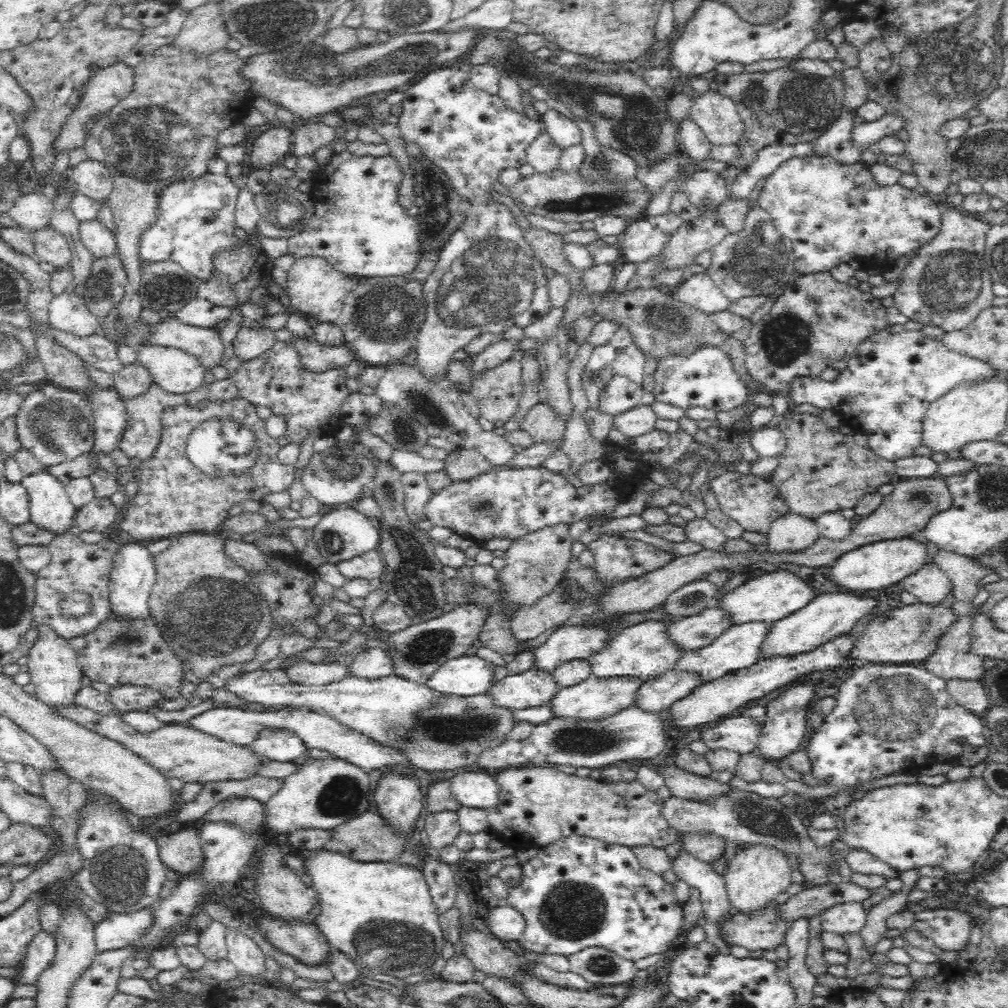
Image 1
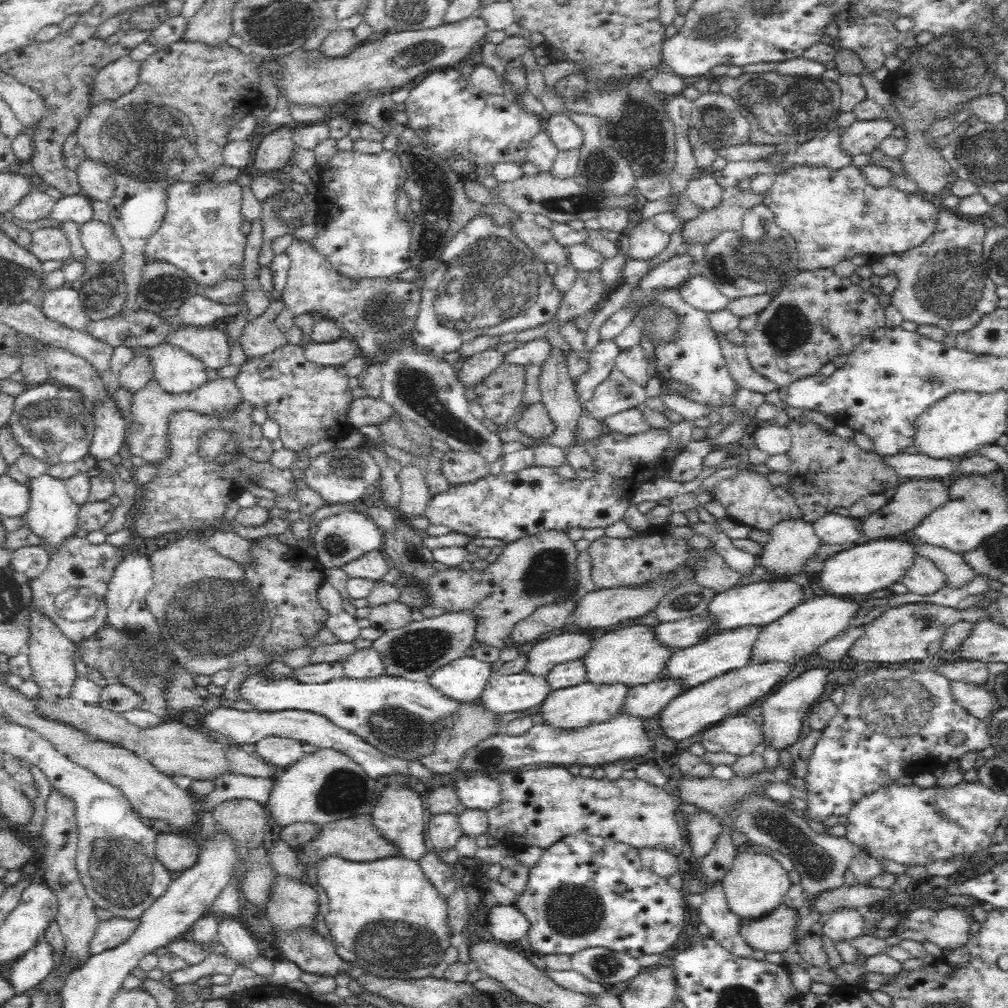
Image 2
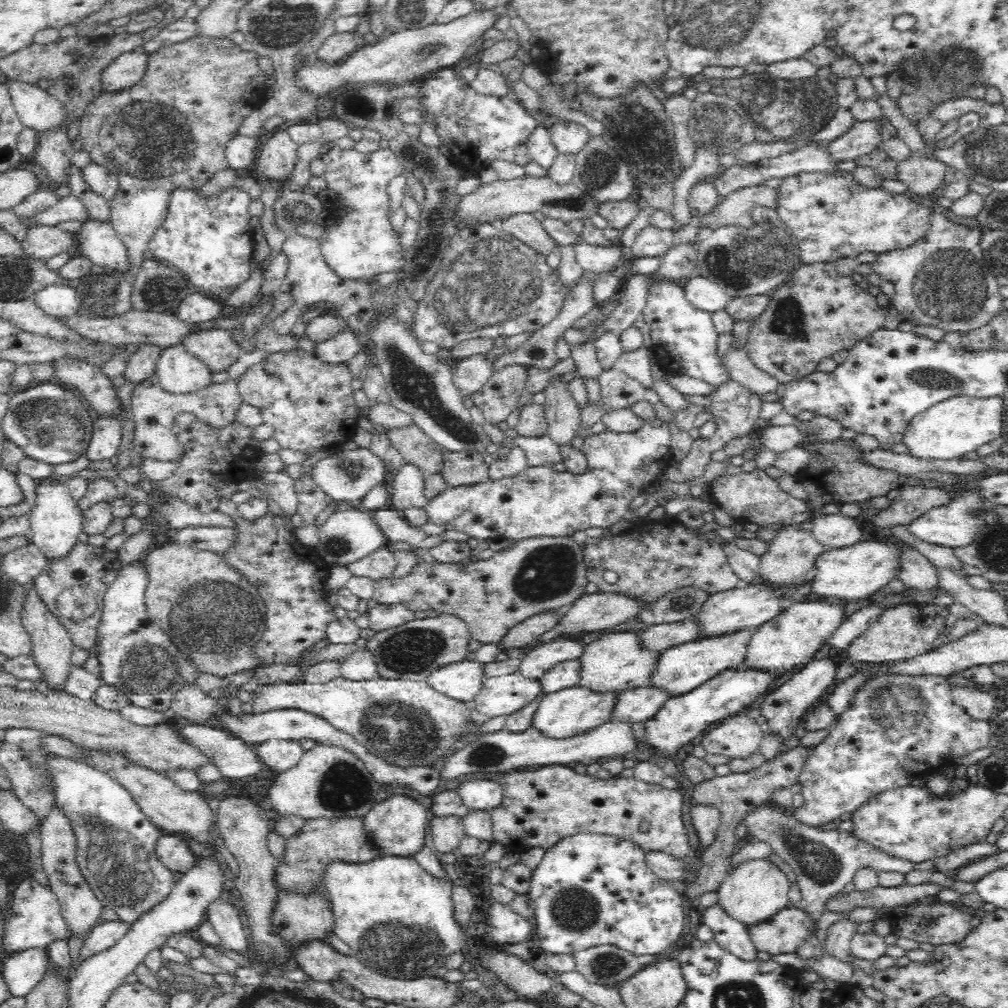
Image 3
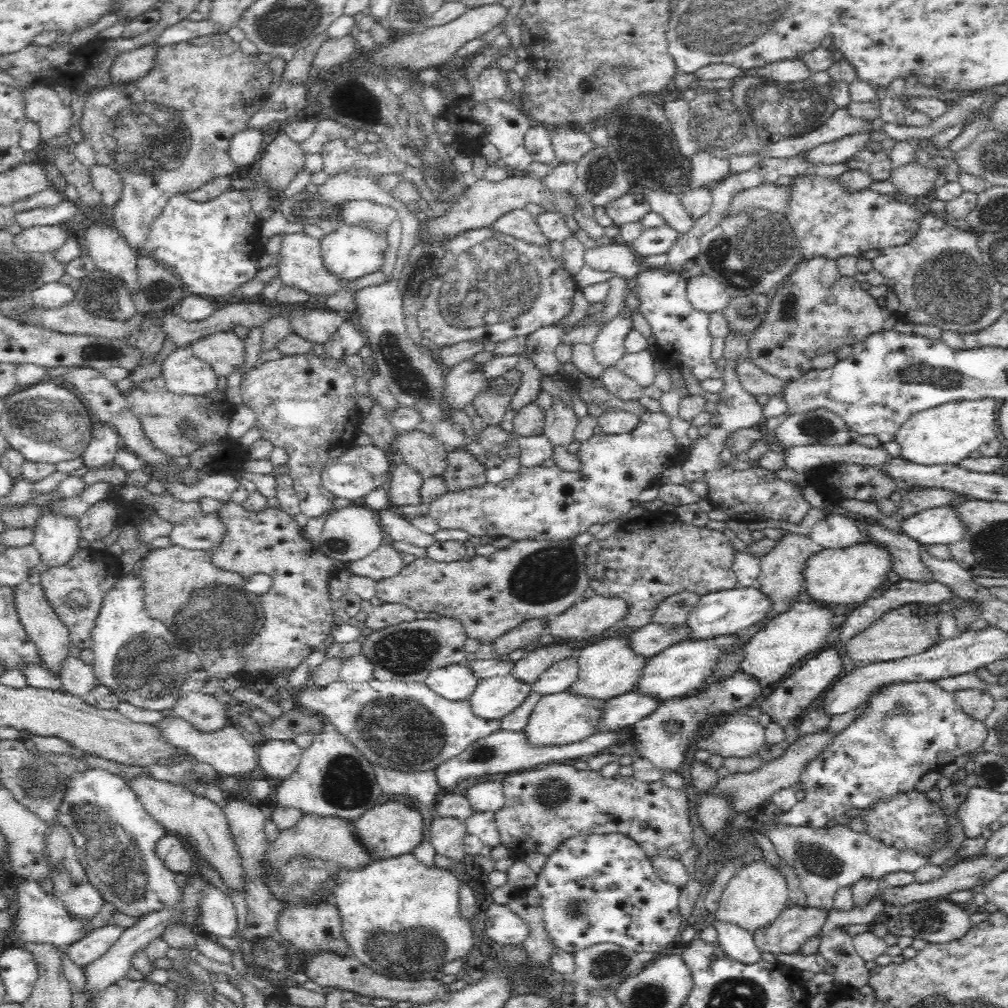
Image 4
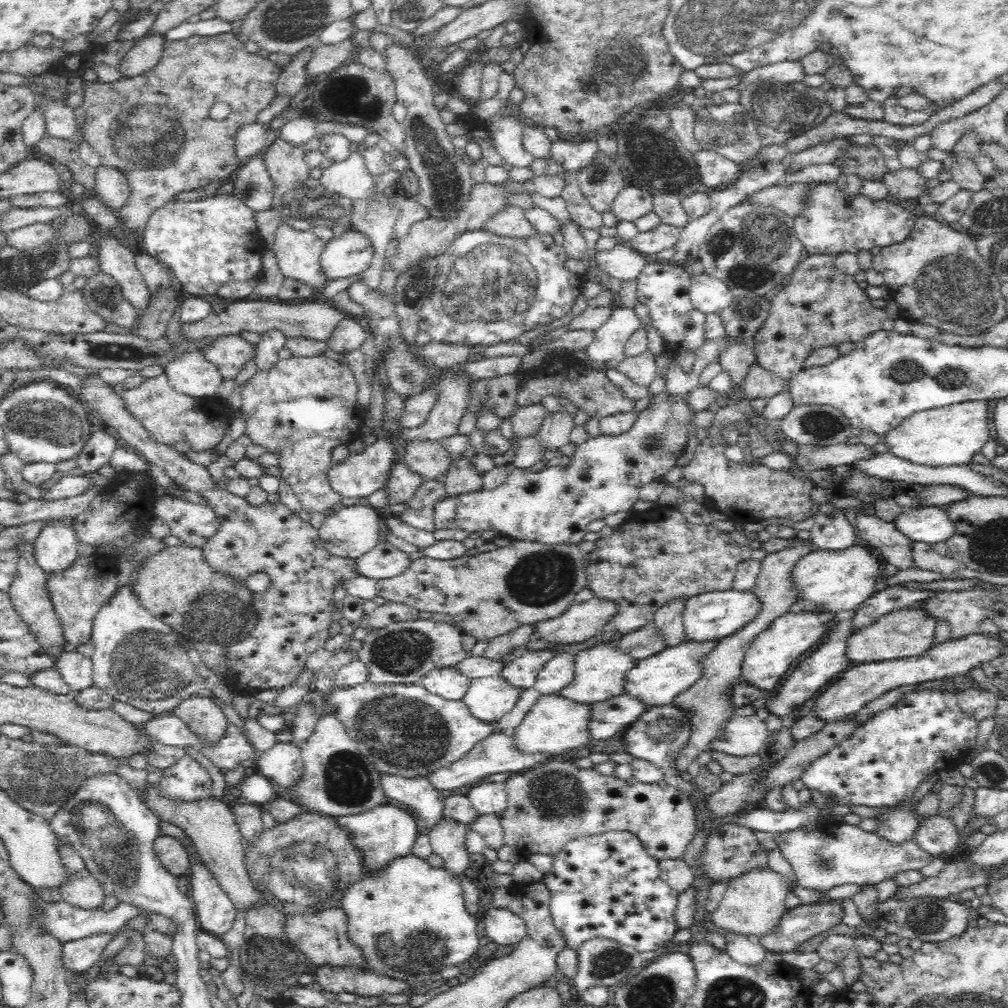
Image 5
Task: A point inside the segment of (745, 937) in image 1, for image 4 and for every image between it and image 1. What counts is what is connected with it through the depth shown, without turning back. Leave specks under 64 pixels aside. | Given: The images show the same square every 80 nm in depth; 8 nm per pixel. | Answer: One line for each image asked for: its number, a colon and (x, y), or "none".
2: (777, 931)
3: (788, 929)
4: (793, 926)

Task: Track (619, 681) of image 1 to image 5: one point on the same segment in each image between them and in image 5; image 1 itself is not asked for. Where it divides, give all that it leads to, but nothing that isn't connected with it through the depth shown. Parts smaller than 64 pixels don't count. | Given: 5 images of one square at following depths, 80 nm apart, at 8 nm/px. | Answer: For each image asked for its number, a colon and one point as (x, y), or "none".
2: (586, 704)
3: (570, 712)
4: (564, 718)
5: (554, 725)

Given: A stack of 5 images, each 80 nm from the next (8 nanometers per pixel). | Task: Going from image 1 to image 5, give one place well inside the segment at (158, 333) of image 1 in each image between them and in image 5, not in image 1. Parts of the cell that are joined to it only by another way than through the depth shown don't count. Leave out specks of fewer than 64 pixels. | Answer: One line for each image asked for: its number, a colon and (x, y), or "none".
2: (210, 345)
3: (215, 348)
4: (224, 351)
5: (229, 352)

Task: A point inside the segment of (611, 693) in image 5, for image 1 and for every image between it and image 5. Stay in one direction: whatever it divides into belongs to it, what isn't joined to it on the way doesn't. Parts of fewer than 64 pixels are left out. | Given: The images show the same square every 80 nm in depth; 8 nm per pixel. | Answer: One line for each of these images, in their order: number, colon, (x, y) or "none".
1: (644, 651)
2: (632, 655)
3: (615, 662)
4: (607, 668)

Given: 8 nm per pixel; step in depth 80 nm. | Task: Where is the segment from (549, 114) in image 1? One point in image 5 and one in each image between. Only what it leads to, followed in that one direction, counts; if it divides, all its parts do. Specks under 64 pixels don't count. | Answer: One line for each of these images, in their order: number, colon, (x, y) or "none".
2: (564, 133)
3: (569, 137)
4: (568, 145)
5: (573, 157)

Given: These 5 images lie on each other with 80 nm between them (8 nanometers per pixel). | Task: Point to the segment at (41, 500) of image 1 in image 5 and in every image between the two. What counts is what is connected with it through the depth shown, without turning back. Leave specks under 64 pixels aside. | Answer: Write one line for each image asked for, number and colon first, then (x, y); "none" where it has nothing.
2: (52, 515)
3: (56, 522)
4: (56, 537)
5: (56, 547)

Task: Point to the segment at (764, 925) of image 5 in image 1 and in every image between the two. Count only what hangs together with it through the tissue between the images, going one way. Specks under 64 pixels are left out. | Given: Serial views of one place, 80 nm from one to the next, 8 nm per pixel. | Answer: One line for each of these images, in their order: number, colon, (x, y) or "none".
1: (757, 873)
2: (756, 883)
3: (754, 892)
4: (754, 897)

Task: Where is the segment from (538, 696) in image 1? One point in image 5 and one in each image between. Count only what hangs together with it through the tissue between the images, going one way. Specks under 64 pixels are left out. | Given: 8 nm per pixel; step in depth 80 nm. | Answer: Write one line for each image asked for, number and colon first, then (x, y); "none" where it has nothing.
2: (515, 692)
3: (501, 695)
4: (493, 698)
5: (489, 698)

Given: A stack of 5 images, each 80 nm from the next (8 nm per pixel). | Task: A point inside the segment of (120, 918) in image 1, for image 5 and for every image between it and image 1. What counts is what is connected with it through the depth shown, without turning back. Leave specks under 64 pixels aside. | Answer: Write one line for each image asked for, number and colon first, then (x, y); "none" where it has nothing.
2: (115, 930)
3: (105, 935)
4: (91, 947)
5: (79, 955)

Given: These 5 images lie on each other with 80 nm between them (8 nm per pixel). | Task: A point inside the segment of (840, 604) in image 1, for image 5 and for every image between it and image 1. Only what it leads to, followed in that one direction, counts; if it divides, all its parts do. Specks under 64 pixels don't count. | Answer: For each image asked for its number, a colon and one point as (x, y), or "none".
2: (797, 634)
3: (790, 640)
4: (782, 643)
5: (773, 653)

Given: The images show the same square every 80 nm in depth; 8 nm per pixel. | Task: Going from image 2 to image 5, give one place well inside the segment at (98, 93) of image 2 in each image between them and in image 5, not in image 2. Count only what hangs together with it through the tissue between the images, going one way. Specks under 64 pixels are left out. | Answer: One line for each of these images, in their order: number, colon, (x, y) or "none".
3: (129, 68)
4: (132, 65)
5: (146, 52)

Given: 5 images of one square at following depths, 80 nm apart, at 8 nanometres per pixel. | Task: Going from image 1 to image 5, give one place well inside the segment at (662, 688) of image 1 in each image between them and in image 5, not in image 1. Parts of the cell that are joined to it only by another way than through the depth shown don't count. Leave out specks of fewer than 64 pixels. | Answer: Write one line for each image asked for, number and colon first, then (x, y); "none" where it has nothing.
2: (644, 701)
3: (638, 704)
4: (629, 708)
5: (613, 715)

